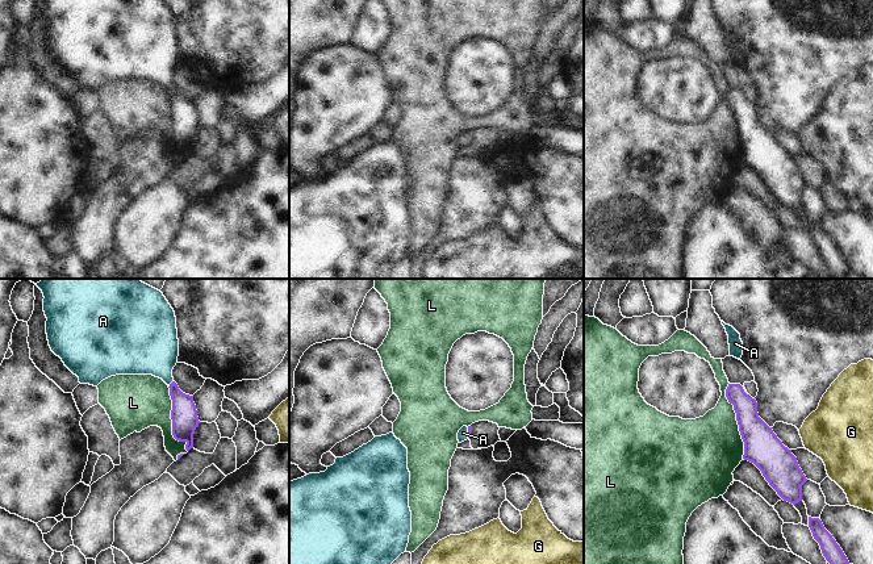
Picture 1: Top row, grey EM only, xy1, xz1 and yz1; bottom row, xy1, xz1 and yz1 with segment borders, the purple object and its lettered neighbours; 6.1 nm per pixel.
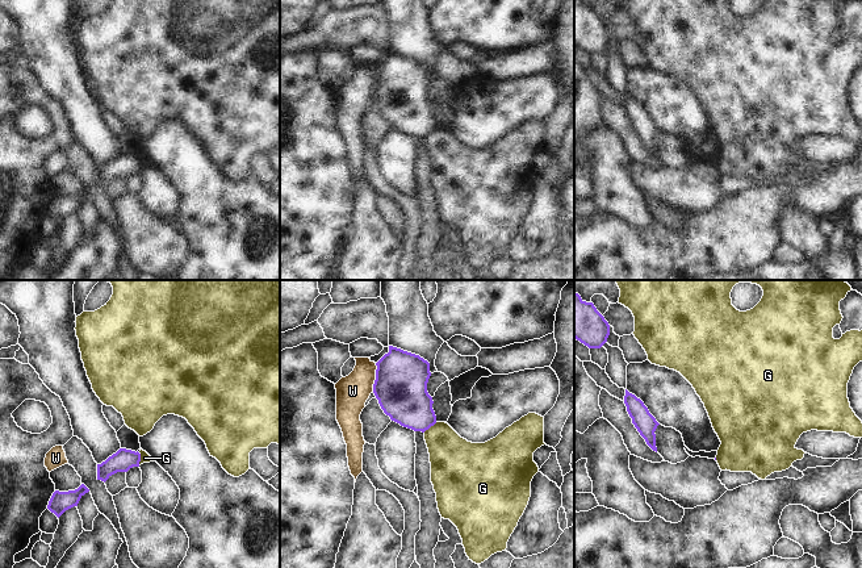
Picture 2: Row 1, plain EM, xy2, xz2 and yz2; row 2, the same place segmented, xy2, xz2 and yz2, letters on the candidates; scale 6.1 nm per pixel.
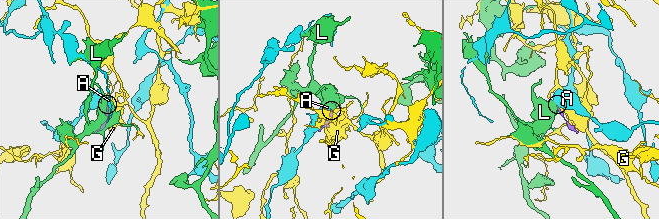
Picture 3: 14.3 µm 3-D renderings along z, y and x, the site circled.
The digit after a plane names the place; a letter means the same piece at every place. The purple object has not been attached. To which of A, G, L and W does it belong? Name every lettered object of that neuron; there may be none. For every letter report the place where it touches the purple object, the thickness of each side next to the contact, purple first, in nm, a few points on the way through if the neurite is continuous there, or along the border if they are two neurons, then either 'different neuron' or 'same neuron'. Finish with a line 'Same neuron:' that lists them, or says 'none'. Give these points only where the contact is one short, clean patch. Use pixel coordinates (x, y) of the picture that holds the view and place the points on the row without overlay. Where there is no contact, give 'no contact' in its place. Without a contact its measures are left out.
A: xy1 (170, 90) | 160/320 nm | across xy1 (184, 122), (183, 109), (170, 90), (153, 53) | same neuron
G: xy2 (139, 165) | 140/60 nm | along xy2 (138, 158), (139, 170) | different neuron
L: yz1 (736, 125) | 220/400 nm | along yz1 (729, 88), (726, 104), (735, 118), (743, 147), (743, 163) | different neuron
W: xz2 (376, 83) | 320/200 nm | along xz2 (376, 69), (376, 84), (372, 96) | different neuron
Same neuron: A

